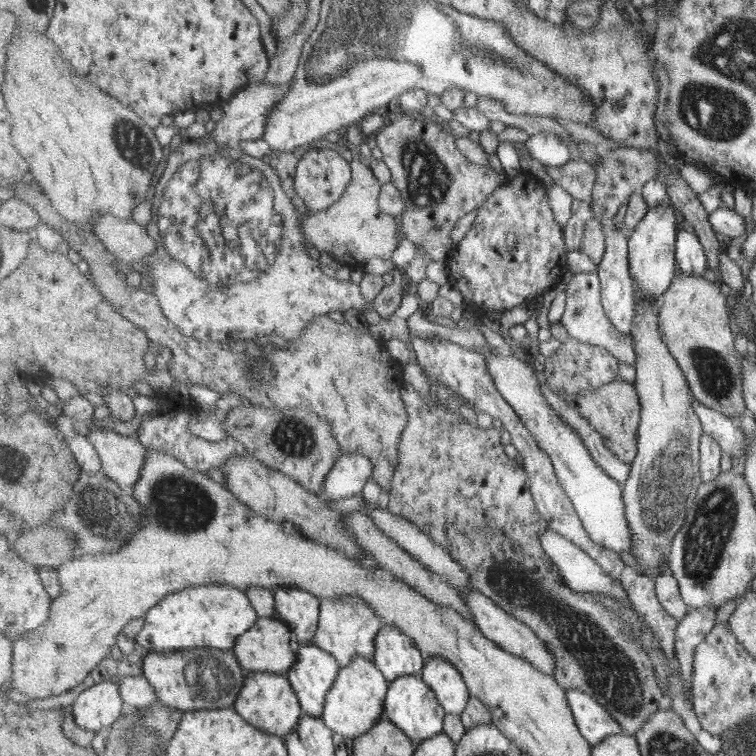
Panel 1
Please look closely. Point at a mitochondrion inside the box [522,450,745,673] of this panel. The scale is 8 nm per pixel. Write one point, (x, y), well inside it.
(712, 523)

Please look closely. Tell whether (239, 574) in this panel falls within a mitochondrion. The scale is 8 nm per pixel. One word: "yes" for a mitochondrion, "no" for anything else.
no

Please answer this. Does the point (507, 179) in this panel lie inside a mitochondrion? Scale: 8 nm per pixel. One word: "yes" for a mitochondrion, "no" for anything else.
no

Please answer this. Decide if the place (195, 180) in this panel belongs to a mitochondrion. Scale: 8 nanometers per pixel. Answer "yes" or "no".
yes

